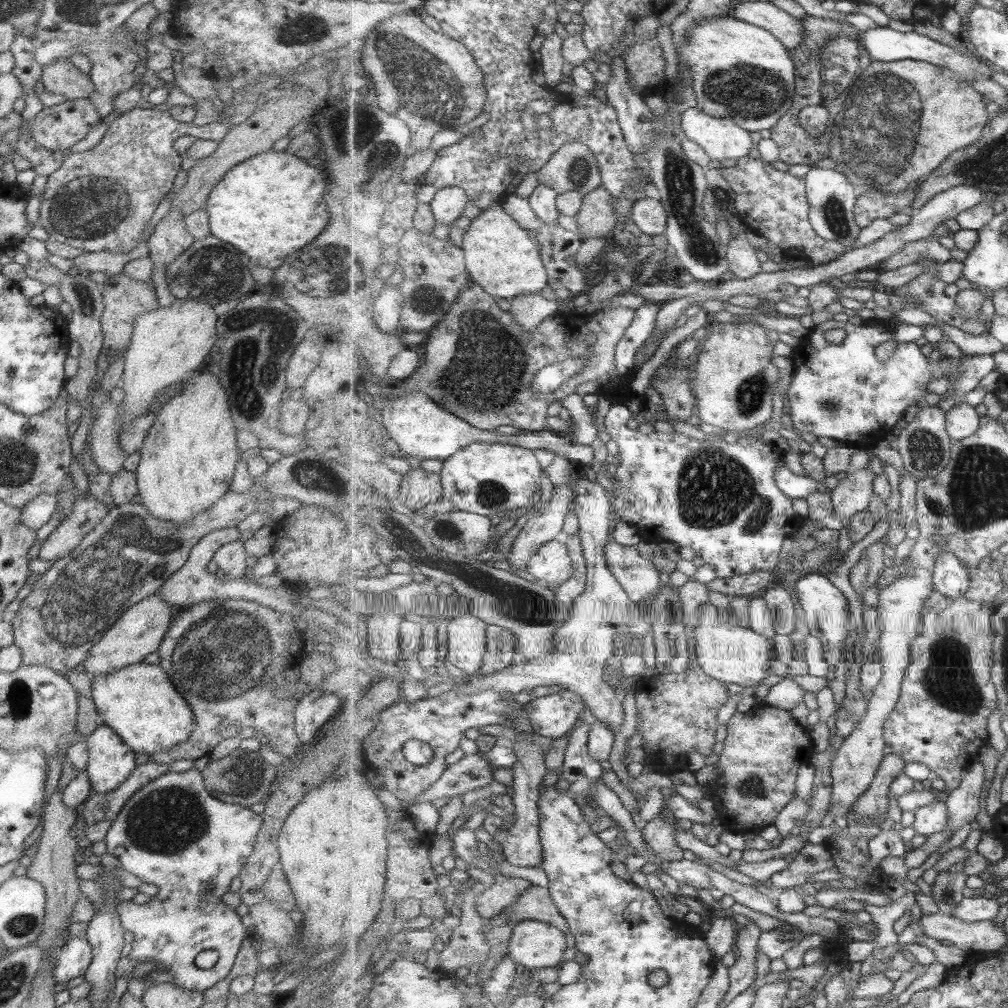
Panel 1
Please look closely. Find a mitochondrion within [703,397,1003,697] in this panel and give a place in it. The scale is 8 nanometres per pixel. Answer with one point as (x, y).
(924, 449)

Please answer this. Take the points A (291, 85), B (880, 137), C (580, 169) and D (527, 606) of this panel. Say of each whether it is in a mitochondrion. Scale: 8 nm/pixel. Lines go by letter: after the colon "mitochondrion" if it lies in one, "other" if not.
A: other
B: mitochondrion
C: mitochondrion
D: mitochondrion

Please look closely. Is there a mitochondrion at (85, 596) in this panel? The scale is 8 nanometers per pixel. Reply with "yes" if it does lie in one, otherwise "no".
yes

